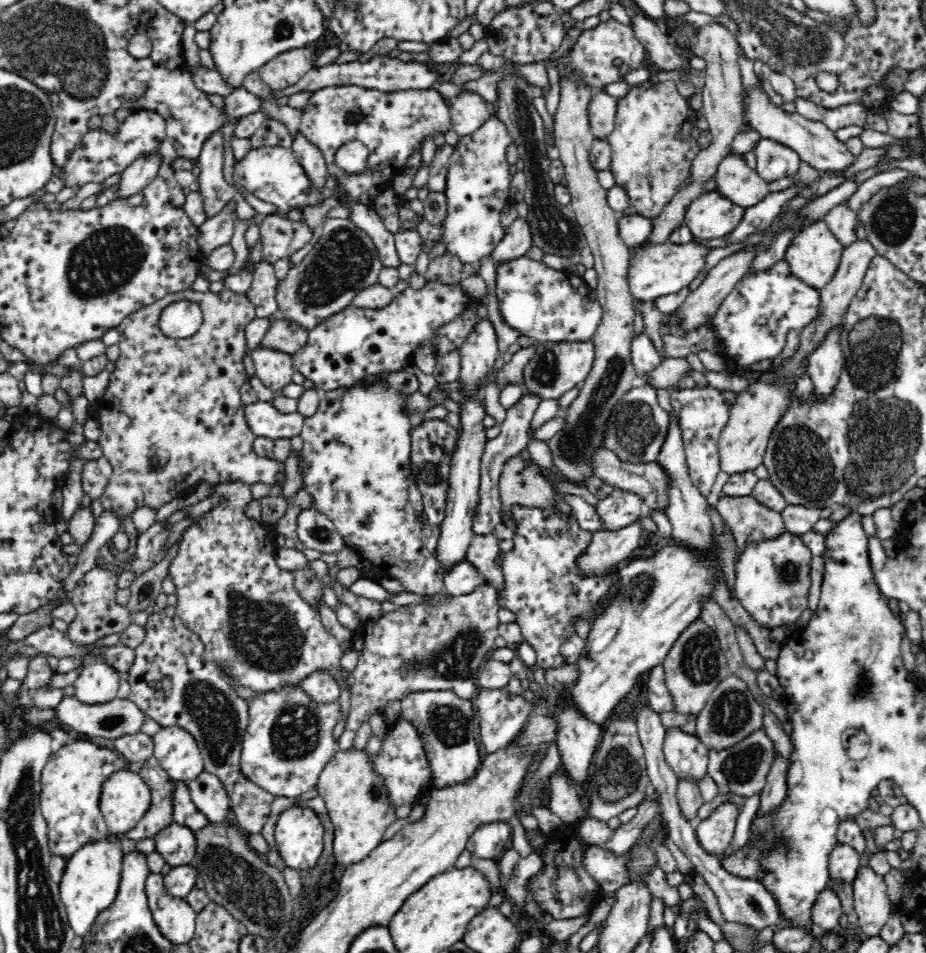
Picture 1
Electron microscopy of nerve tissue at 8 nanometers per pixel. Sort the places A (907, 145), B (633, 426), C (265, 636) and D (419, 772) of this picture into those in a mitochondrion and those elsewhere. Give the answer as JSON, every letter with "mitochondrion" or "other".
{"A":"other","B":"mitochondrion","C":"mitochondrion","D":"other"}

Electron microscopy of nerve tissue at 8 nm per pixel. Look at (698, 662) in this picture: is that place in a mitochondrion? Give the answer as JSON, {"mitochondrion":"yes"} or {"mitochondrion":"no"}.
{"mitochondrion":"yes"}

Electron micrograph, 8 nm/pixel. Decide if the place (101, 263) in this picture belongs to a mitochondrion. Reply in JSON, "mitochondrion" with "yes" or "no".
{"mitochondrion":"yes"}

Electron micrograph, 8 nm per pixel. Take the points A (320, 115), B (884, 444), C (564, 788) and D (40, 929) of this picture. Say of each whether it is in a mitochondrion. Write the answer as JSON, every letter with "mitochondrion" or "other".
{"A":"other","B":"mitochondrion","C":"other","D":"mitochondrion"}

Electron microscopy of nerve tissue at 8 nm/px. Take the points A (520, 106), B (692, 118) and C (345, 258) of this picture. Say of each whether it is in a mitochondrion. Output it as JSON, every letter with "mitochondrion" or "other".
{"A":"mitochondrion","B":"other","C":"mitochondrion"}

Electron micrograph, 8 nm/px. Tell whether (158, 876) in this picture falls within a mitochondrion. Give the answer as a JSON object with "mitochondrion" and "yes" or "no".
{"mitochondrion":"no"}

